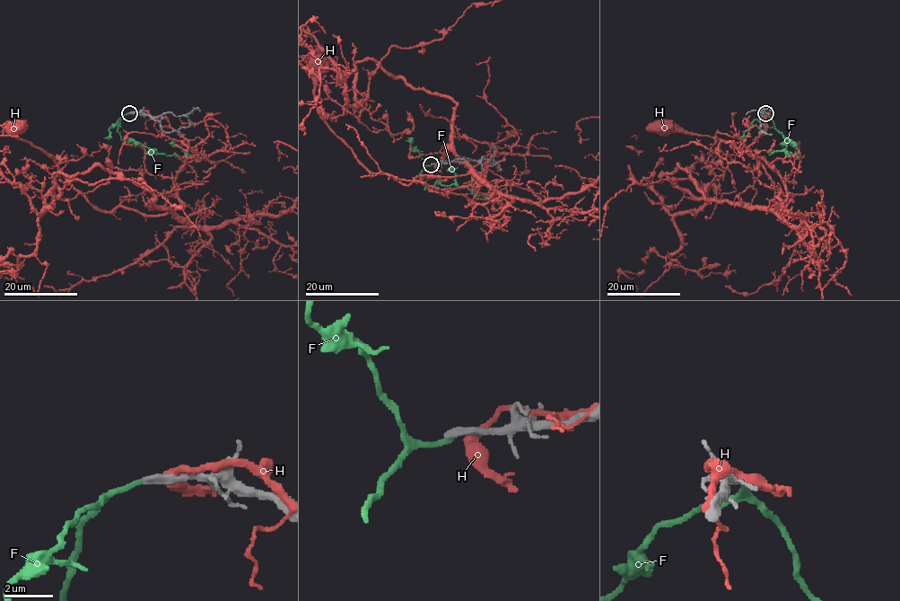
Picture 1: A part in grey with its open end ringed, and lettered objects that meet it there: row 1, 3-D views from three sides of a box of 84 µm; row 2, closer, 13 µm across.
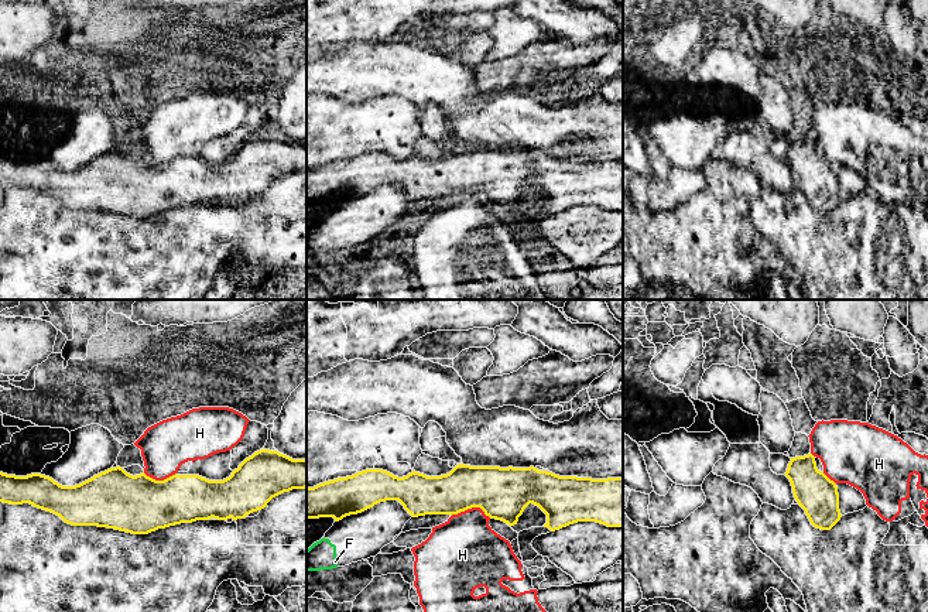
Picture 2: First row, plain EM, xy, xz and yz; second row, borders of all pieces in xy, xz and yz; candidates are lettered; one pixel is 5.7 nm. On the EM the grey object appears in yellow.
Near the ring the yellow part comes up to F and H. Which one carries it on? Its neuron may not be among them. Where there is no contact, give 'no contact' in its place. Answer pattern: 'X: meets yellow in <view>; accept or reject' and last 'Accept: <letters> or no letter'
F: no contact; reject
H: meets yellow in xz; reject
Accept: no letter

